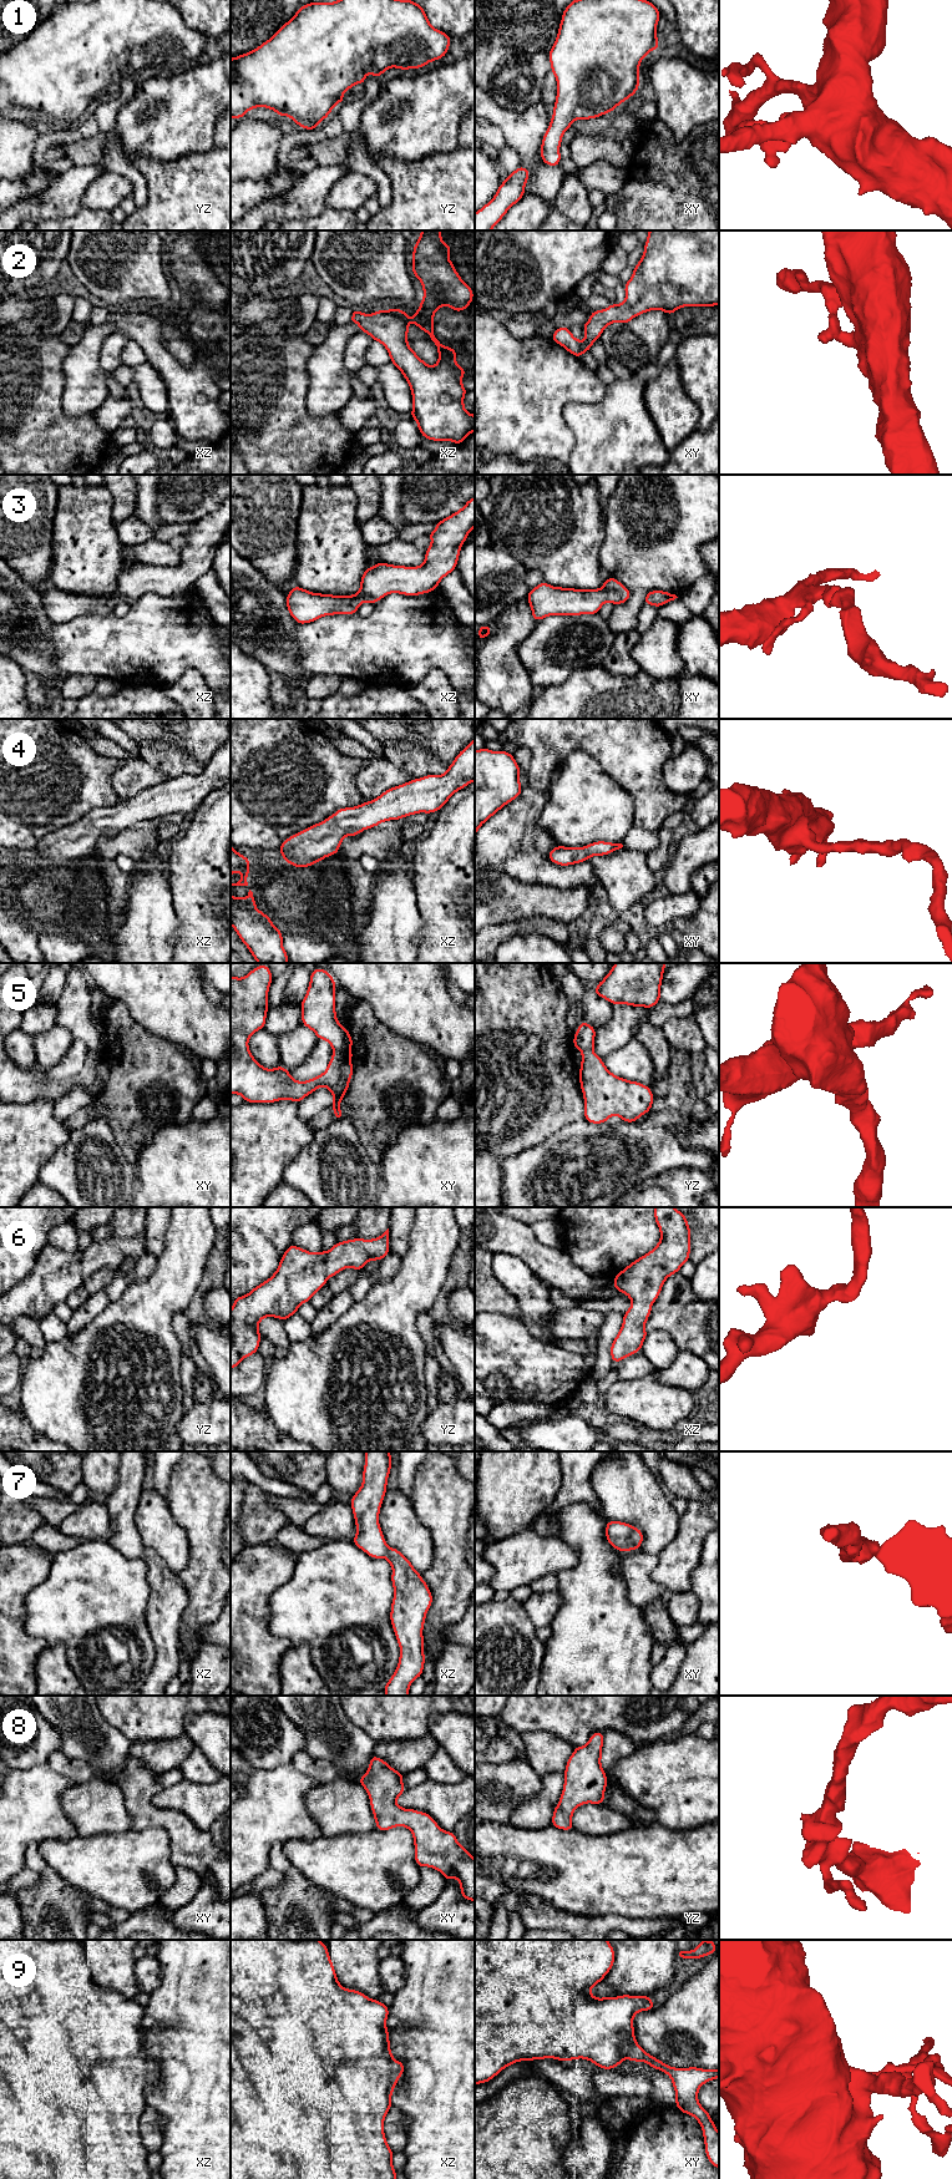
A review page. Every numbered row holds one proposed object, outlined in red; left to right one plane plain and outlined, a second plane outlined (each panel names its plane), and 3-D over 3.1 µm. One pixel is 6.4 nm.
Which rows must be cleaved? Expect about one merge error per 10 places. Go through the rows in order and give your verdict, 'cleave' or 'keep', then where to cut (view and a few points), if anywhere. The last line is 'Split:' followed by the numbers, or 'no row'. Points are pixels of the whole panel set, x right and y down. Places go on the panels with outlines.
1: keep; cut none
2: keep; cut none
3: keep; cut none
4: keep; cut none
5: keep; cut none
6: keep; cut none
7: keep; cut none
8: keep; cut none
9: keep; cut none
Split: no row

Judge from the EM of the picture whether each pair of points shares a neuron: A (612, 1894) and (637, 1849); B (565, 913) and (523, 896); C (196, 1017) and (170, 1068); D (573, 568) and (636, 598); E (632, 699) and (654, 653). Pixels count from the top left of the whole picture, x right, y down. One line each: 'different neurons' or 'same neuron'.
A: same neuron
B: same neuron
C: different neurons
D: different neurons
E: different neurons

